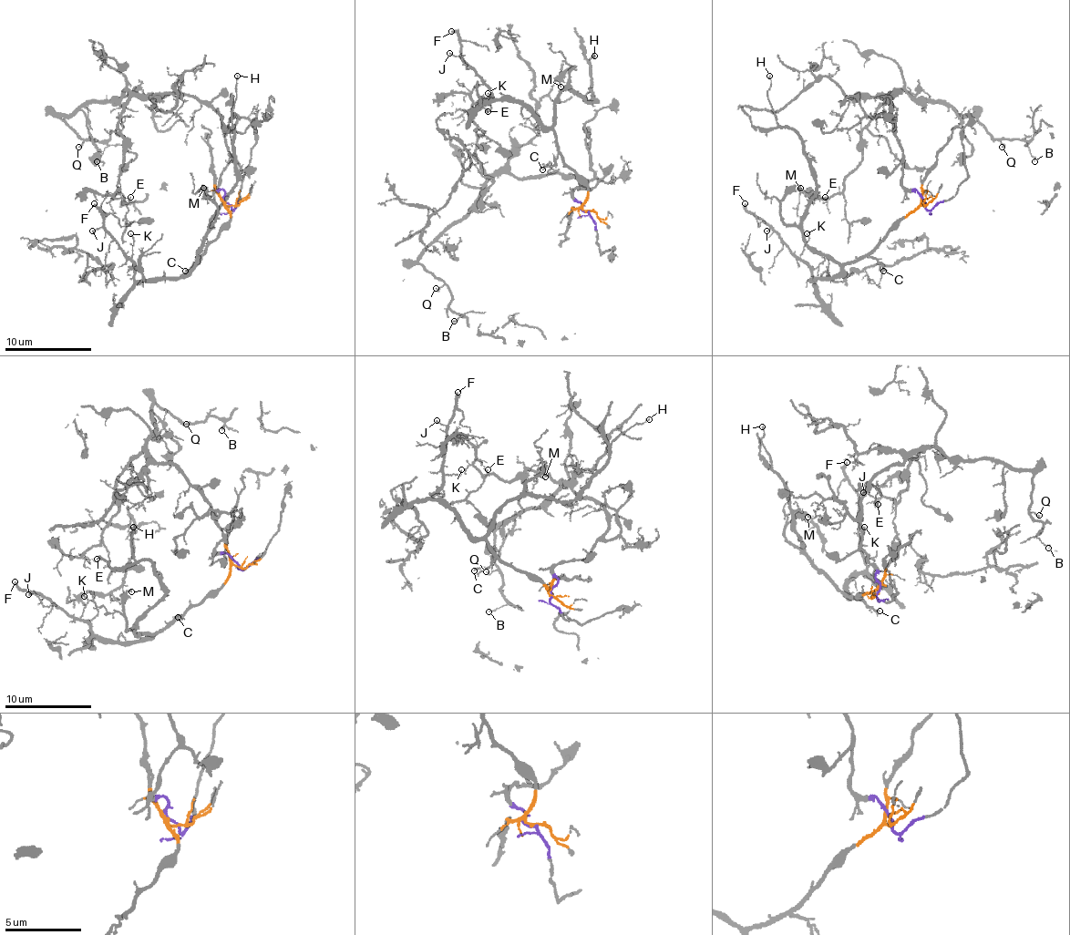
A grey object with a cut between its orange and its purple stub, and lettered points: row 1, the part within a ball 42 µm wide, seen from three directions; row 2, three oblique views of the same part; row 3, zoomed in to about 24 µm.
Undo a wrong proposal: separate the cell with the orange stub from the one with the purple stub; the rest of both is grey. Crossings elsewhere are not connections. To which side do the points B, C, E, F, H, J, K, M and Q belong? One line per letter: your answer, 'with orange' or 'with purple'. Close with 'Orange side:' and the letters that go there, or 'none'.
B: with purple
C: with orange
E: with purple
F: with orange
H: with orange
J: with orange
K: with orange
M: with orange
Q: with purple
Orange side: C, F, H, J, K, M

